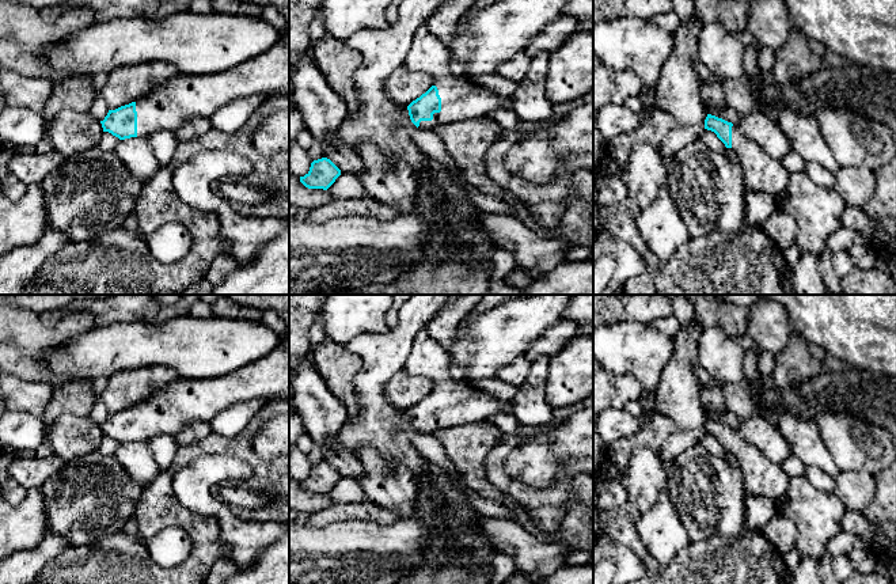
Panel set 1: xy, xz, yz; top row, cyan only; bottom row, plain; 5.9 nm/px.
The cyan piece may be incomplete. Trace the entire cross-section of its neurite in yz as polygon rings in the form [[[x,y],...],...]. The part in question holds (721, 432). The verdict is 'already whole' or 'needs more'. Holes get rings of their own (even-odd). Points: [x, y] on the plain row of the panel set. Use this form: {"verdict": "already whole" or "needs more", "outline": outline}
{"verdict": "needs more", "outline": [[[707,418],[705,433],[714,436],[726,452],[739,459],[744,483],[752,496],[767,497],[777,504],[785,497],[790,477],[781,464],[771,463],[759,448],[722,422]]]}

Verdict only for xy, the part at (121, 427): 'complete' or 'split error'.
split error

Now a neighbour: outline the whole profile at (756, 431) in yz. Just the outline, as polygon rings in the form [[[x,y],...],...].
[[[762,417],[743,420],[734,429],[748,443],[759,448],[771,463],[782,464],[793,455],[791,447],[781,431]]]

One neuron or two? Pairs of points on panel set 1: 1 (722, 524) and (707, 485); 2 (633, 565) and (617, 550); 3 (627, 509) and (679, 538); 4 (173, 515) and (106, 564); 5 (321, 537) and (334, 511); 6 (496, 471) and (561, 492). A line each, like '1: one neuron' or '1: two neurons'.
1: one neuron
2: one neuron
3: two neurons
4: one neuron
5: two neurons
6: one neuron

